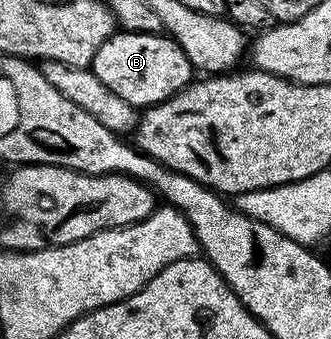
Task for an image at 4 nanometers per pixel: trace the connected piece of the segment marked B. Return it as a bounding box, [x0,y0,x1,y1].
[92,31,192,107]

